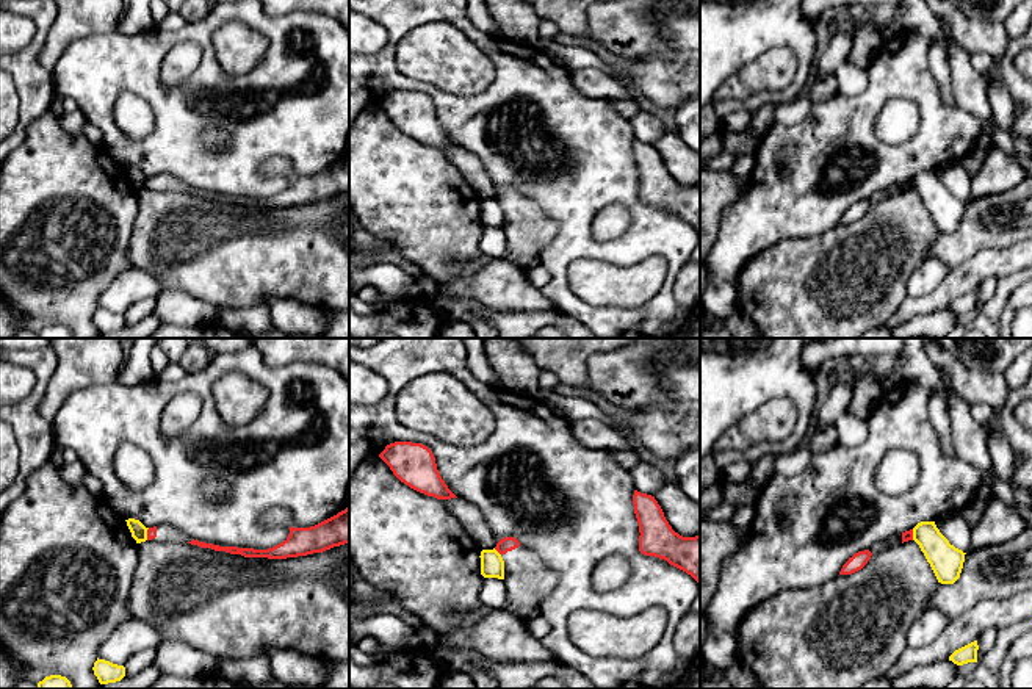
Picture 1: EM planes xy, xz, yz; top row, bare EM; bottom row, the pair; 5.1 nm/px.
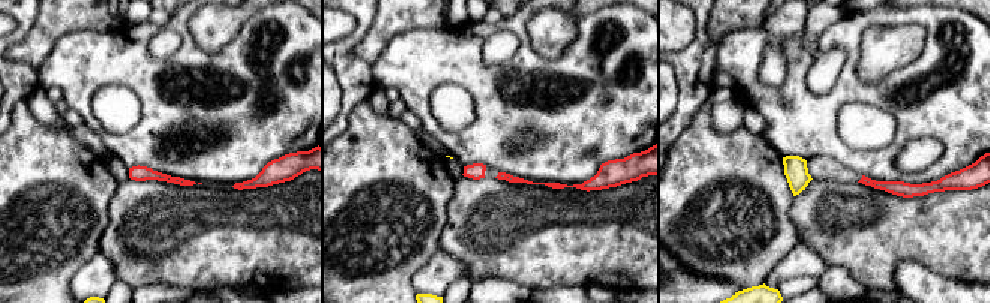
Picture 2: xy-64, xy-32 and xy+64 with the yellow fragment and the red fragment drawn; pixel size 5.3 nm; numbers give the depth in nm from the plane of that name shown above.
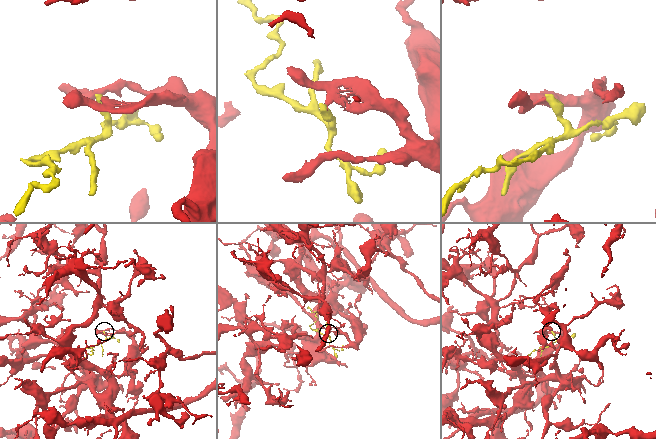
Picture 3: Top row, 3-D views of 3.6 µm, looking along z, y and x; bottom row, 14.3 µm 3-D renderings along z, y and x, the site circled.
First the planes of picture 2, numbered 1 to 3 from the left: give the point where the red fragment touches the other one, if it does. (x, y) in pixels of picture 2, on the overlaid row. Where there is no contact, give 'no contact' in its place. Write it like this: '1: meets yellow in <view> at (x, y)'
1: no contact
2: no contact
3: no contact

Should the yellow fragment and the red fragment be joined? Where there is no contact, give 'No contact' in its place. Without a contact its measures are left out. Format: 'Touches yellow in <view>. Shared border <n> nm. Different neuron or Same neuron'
Touches yellow in xz. Shared border 50 nm. Different neuron

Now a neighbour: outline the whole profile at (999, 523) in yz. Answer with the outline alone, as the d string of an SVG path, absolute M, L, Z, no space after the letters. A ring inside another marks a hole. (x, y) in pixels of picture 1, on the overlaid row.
M991 498L976 528L972 528L971 550L999 545L1015 539L1026 529L1026 521L1005 503Z

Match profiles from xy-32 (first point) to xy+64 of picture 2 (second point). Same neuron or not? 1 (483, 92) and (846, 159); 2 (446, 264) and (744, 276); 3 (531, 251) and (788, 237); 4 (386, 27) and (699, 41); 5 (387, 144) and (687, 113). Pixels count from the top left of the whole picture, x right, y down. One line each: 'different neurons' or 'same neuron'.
1: same neuron
2: different neurons
3: different neurons
4: different neurons
5: different neurons

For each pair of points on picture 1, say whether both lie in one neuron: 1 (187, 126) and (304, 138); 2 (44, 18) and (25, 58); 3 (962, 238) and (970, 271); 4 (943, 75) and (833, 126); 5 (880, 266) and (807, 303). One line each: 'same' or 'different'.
1: same
2: same
3: different
4: different
5: same

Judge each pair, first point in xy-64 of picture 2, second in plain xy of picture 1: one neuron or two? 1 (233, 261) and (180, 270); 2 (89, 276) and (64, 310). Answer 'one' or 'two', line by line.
1: one
2: two

